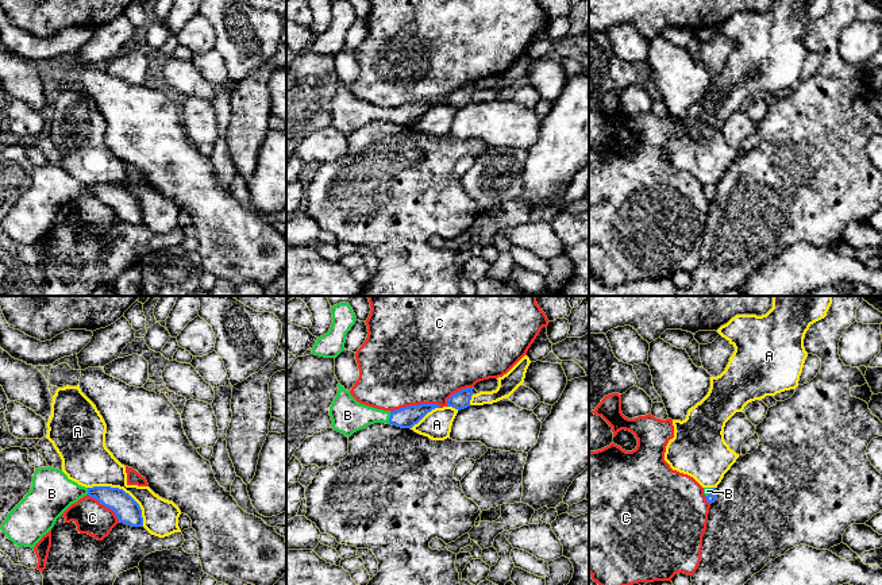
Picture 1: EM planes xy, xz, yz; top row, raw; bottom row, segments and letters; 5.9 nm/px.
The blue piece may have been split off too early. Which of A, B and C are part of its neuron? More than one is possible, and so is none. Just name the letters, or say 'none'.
B

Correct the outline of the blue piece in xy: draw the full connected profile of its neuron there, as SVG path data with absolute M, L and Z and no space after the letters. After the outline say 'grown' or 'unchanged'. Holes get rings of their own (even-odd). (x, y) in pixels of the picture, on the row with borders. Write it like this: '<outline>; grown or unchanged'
M49 466L35 469L30 492L8 513L0 530L18 547L34 549L42 536L51 531L57 519L86 494L112 509L120 523L143 526L139 504L123 489L85 488L69 480L62 470Z; grown

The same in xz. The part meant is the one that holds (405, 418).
M338 384L338 388L338 395L330 407L331 427L346 436L351 436L354 432L374 423L412 428L428 412L440 408L438 404L419 404L394 411L384 411L358 403L340 384Z; grown

